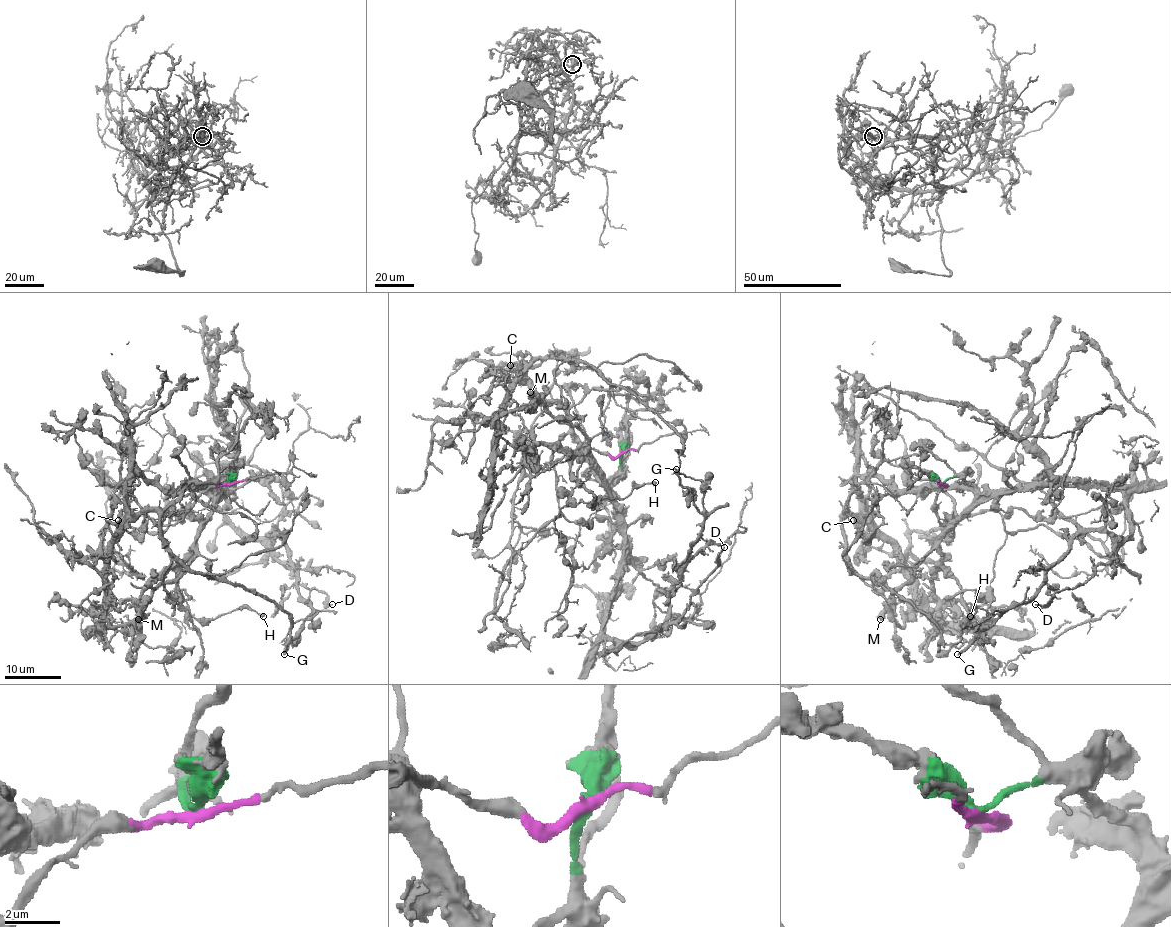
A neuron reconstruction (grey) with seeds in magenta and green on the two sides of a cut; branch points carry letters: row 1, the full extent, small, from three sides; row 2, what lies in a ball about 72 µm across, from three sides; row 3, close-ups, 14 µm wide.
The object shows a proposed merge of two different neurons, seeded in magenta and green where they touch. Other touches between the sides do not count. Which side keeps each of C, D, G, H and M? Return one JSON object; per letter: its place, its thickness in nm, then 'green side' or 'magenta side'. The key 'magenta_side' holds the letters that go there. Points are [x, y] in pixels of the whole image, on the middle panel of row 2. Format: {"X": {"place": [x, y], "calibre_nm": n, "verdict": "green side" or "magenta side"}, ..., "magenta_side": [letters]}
{"C": {"place": [510, 365], "calibre_nm": 400, "verdict": "green side"}, "D": {"place": [724, 547], "calibre_nm": 200, "verdict": "green side"}, "G": {"place": [676, 469], "calibre_nm": 280, "verdict": "green side"}, "H": {"place": [655, 482], "calibre_nm": 400, "verdict": "magenta side"}, "M": {"place": [530, 392], "calibre_nm": 700, "verdict": "green side"}, "magenta_side": ["H"]}

